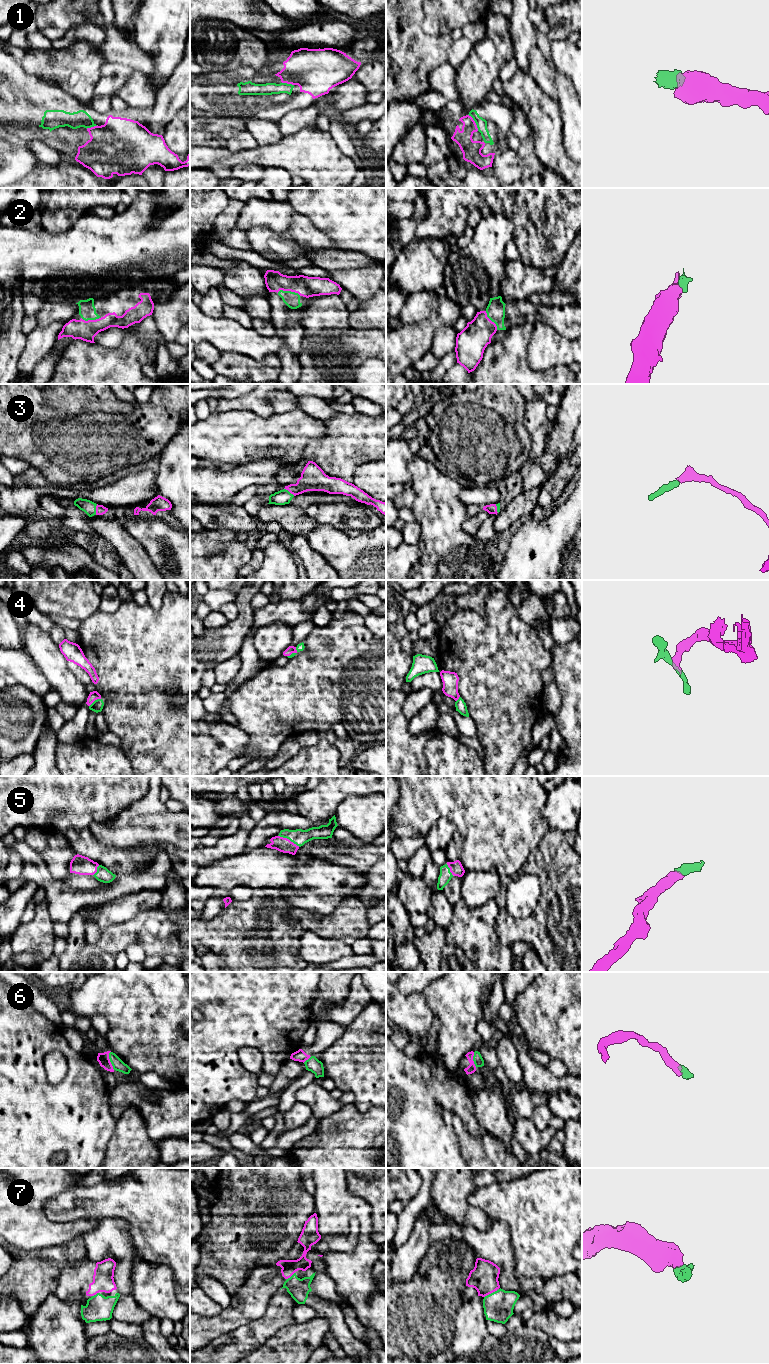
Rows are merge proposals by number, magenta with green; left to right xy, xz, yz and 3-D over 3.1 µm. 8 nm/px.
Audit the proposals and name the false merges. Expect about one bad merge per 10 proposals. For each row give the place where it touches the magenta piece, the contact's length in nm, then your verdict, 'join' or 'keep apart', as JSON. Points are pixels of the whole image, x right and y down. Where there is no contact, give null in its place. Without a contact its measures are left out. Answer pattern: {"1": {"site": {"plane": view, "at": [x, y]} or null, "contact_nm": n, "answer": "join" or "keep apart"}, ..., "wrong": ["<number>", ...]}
{"1": {"site": {"plane": "yz", "at": [474, 122]}, "contact_nm": 160, "answer": "join"}, "2": {"site": {"plane": "xz", "at": [289, 290]}, "contact_nm": 190, "answer": "join"}, "3": {"site": {"plane": "xy", "at": [96, 509]}, "contact_nm": 90, "answer": "join"}, "4": {"site": {"plane": "xy", "at": [94, 700]}, "contact_nm": 120, "answer": "join"}, "5": {"site": {"plane": "xz", "at": [288, 839]}, "contact_nm": 200, "answer": "join"}, "6": {"site": {"plane": "xy", "at": [109, 1060]}, "contact_nm": 160, "answer": "join"}, "7": {"site": {"plane": "yz", "at": [490, 1293]}, "contact_nm": 130, "answer": "join"}, "wrong": []}

